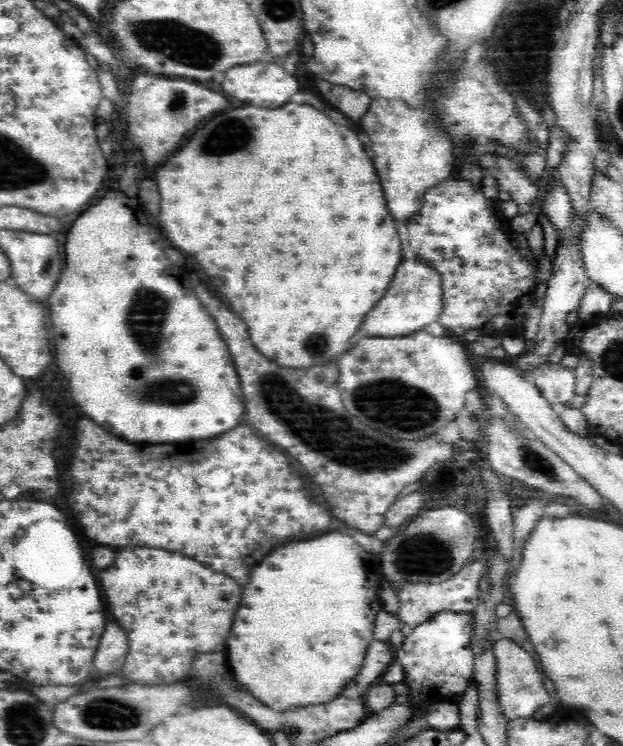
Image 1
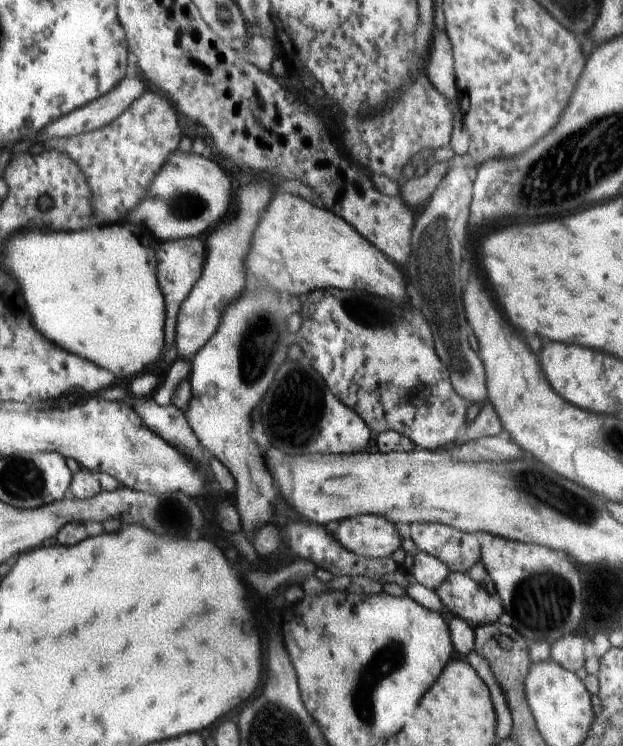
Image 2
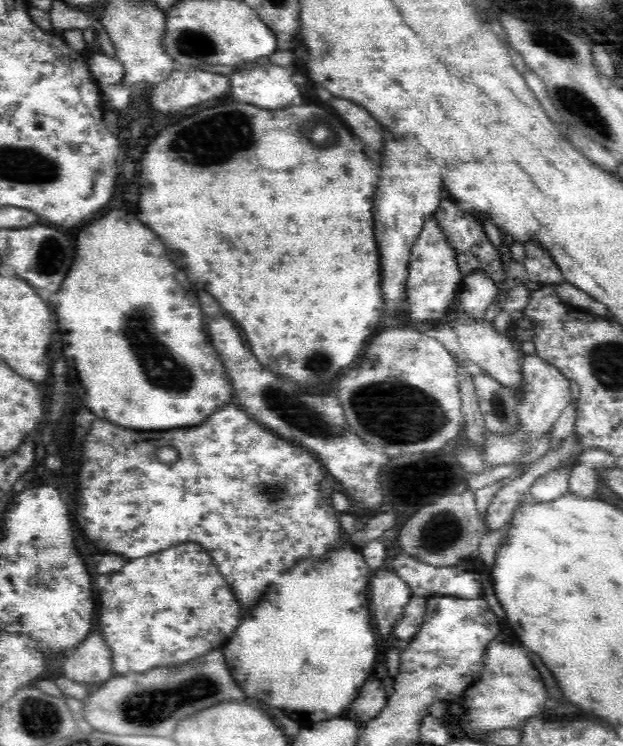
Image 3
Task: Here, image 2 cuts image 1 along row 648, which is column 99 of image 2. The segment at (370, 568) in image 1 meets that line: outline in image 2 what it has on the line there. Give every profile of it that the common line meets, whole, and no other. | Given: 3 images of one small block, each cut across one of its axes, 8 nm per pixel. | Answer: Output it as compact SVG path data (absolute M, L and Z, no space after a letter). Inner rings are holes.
M94 224L94 228L76 232L50 232L30 230L16 234L4 252L8 270L22 286L24 300L32 308L36 328L66 352L84 356L100 368L116 373L120 378L130 378L142 373L162 356L166 334L166 298L158 288L156 294L156 256L154 246L144 247L146 229L134 224Z

